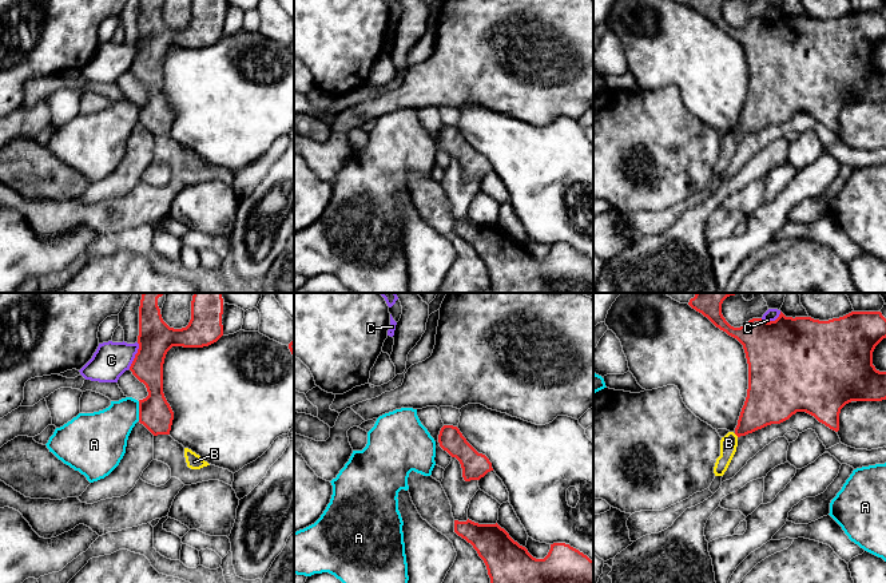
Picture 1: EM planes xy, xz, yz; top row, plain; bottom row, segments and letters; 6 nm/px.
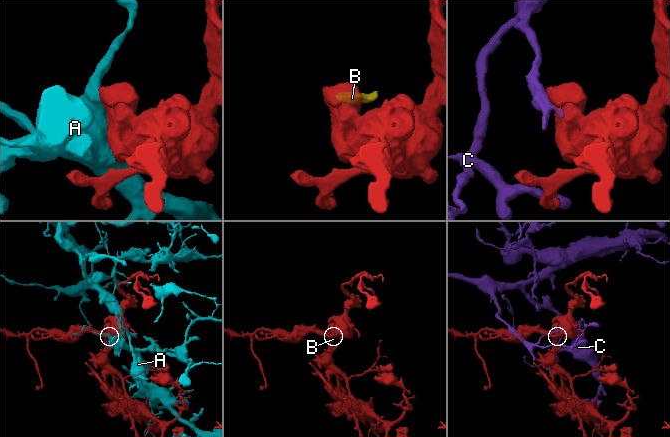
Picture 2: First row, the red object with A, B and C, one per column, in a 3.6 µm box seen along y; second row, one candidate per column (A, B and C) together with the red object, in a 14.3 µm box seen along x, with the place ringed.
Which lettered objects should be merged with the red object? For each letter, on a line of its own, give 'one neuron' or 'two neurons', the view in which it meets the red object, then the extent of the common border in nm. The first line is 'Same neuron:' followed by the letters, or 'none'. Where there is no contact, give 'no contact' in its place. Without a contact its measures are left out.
Same neuron: none
A: two neurons; contact in xy; length 120 nm
B: two neurons; contact in yz; length 40 nm
C: two neurons; contact in xy; length 170 nm

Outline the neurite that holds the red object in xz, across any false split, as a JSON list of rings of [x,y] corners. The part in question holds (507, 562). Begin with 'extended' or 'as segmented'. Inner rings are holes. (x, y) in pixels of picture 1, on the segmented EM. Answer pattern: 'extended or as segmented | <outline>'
as segmented | [[[454,520],[454,532],[470,543],[484,560],[490,583],[593,583],[593,560],[569,544],[553,543],[544,559],[536,559],[497,523]]]

